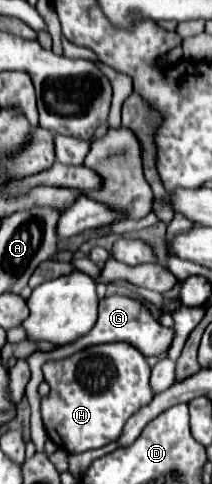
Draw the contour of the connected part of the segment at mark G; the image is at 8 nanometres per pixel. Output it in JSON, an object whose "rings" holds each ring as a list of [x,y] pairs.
{"rings":[[[112,295],[112,297],[104,297],[100,301],[100,307],[98,307],[98,321],[96,325],[92,327],[90,333],[86,333],[84,337],[76,339],[74,343],[68,343],[64,347],[56,347],[52,351],[34,351],[30,357],[26,357],[28,365],[30,365],[30,371],[32,371],[32,377],[28,381],[28,387],[26,387],[26,397],[30,401],[30,407],[32,411],[40,409],[40,397],[38,397],[38,385],[44,381],[44,375],[42,375],[42,365],[46,361],[60,361],[60,359],[66,359],[90,345],[100,345],[100,343],[112,343],[112,341],[126,341],[126,343],[132,343],[134,347],[138,347],[138,351],[142,351],[144,357],[158,357],[162,355],[170,343],[172,343],[172,337],[174,337],[174,329],[166,329],[162,327],[154,315],[150,313],[150,309],[138,301],[138,299],[130,299],[130,297],[122,297],[122,295]]]}

